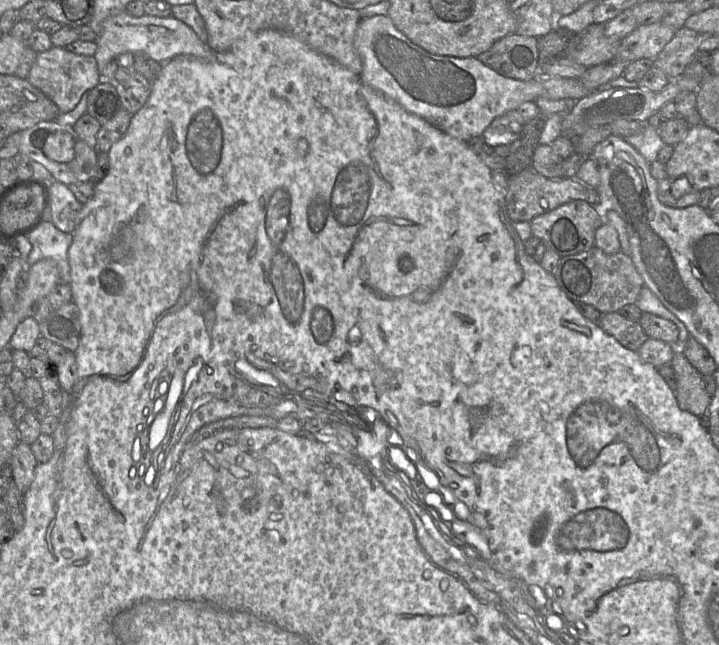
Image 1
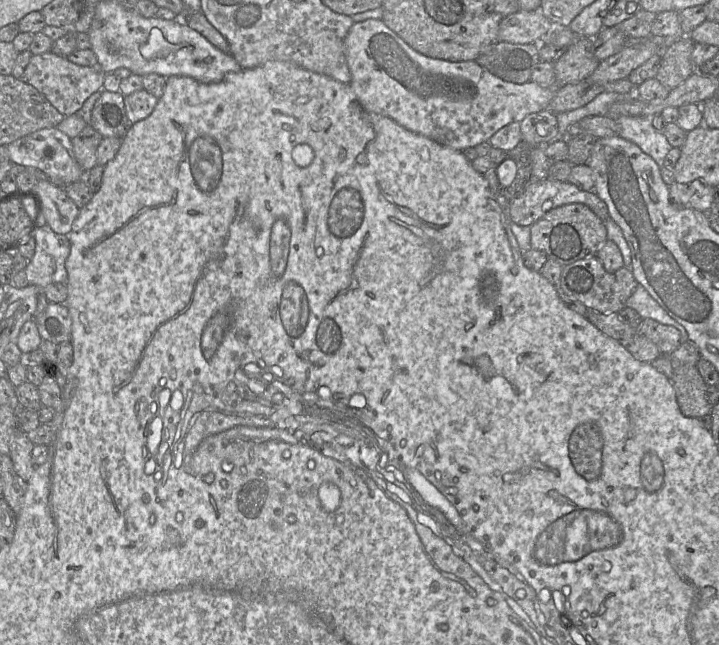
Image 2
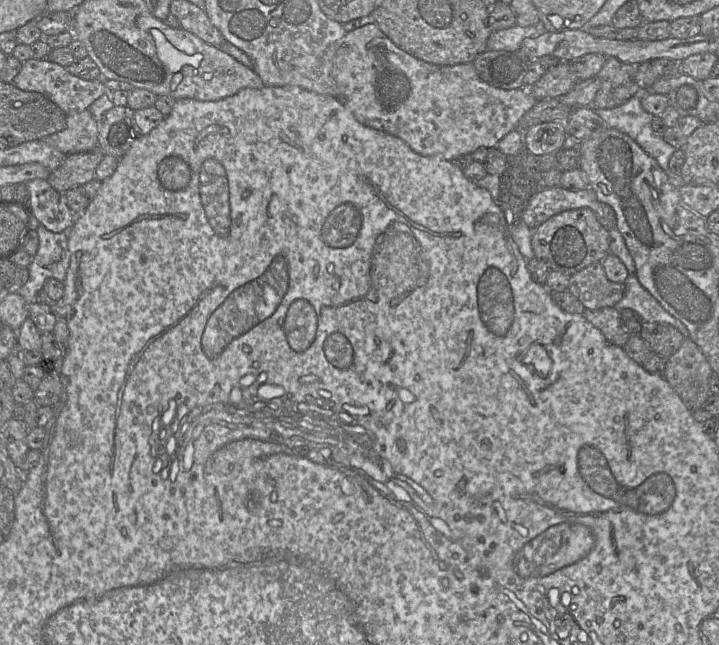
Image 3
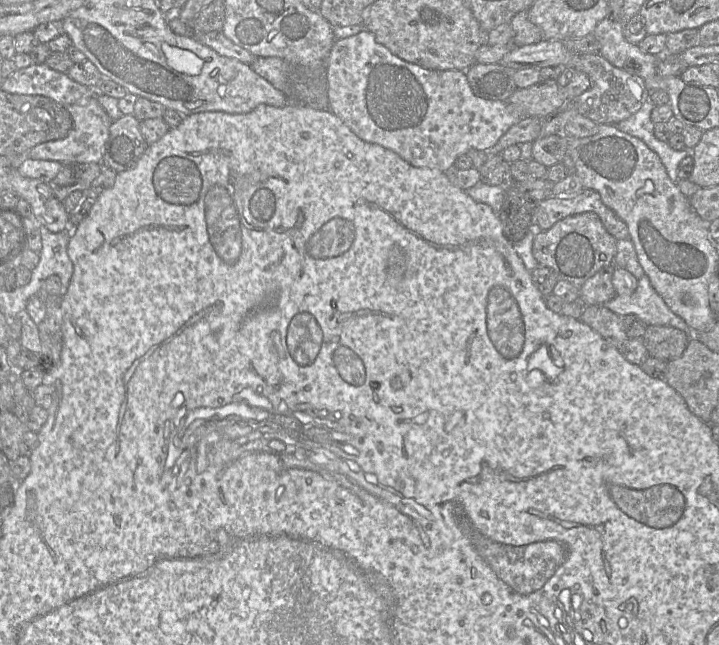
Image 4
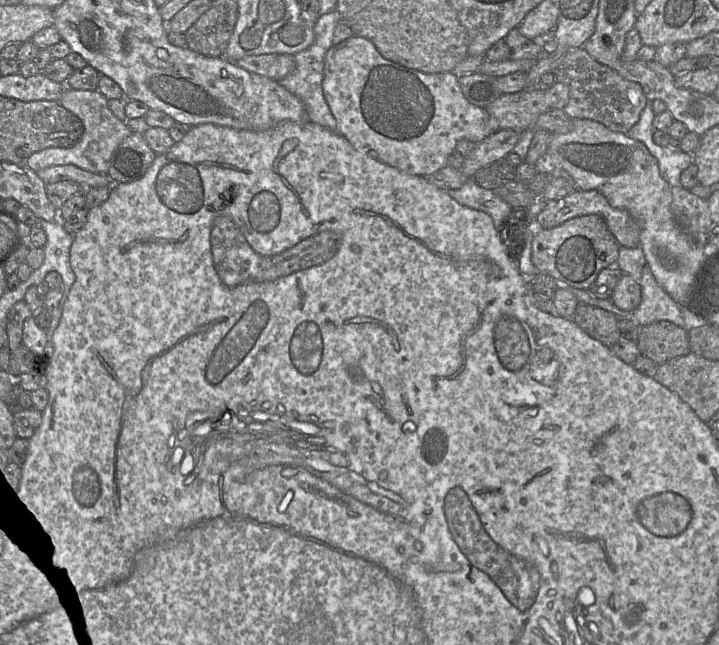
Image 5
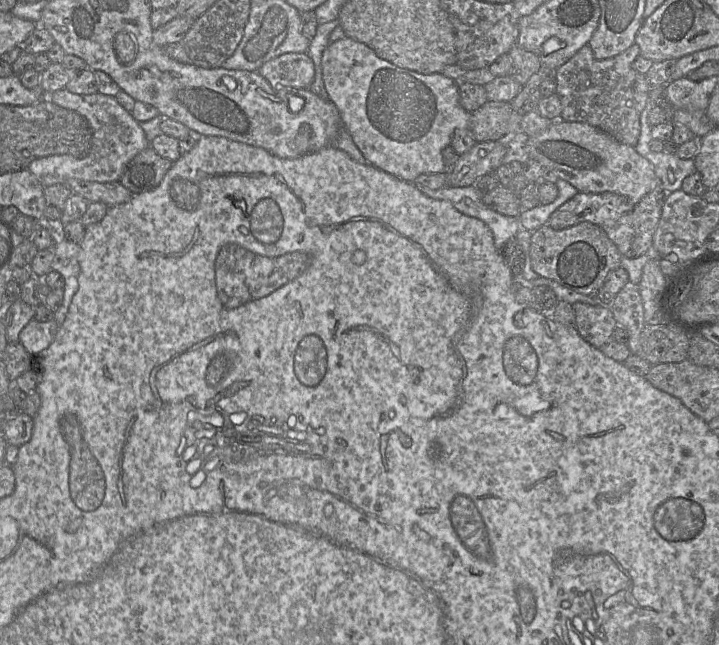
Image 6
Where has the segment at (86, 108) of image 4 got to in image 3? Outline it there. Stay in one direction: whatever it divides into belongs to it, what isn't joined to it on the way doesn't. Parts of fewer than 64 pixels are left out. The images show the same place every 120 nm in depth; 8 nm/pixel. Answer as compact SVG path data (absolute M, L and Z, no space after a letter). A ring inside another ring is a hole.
M88 109L67 113L65 129L43 140L65 155L87 152L98 146L98 122Z

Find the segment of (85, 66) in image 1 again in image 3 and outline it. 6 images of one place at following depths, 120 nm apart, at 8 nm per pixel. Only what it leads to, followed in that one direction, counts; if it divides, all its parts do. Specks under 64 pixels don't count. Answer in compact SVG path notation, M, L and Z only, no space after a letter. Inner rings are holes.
M30 58L22 63L21 70L12 82L17 88L43 94L67 113L82 112L101 95L107 93L103 79L85 80L71 74L67 68L50 61L47 58Z

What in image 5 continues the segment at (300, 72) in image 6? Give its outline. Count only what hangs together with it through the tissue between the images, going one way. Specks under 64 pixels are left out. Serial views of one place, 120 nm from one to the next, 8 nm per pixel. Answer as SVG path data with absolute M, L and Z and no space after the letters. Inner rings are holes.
M261 54L245 56L236 61L240 67L270 79L281 80L295 69L291 54Z

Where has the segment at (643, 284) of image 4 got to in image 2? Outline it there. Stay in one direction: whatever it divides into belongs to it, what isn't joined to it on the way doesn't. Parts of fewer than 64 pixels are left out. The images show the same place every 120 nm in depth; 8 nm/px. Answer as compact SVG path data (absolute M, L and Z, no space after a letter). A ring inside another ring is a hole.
M639 283L634 293L626 301L626 307L637 311L642 319L653 319L661 324L676 328L680 332L680 344L689 340L685 328L672 319Z

